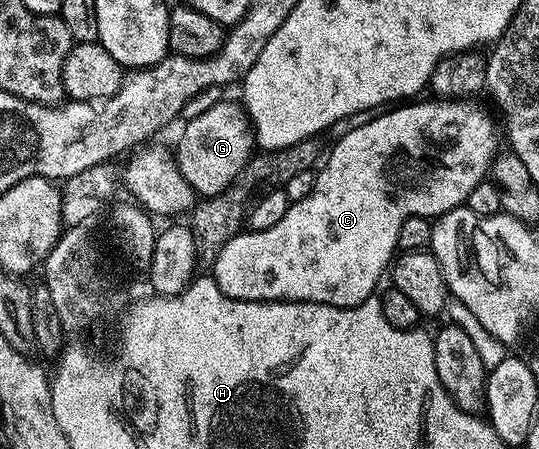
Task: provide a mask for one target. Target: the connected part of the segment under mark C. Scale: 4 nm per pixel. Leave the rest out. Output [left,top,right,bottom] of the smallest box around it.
[213,98,497,308]

